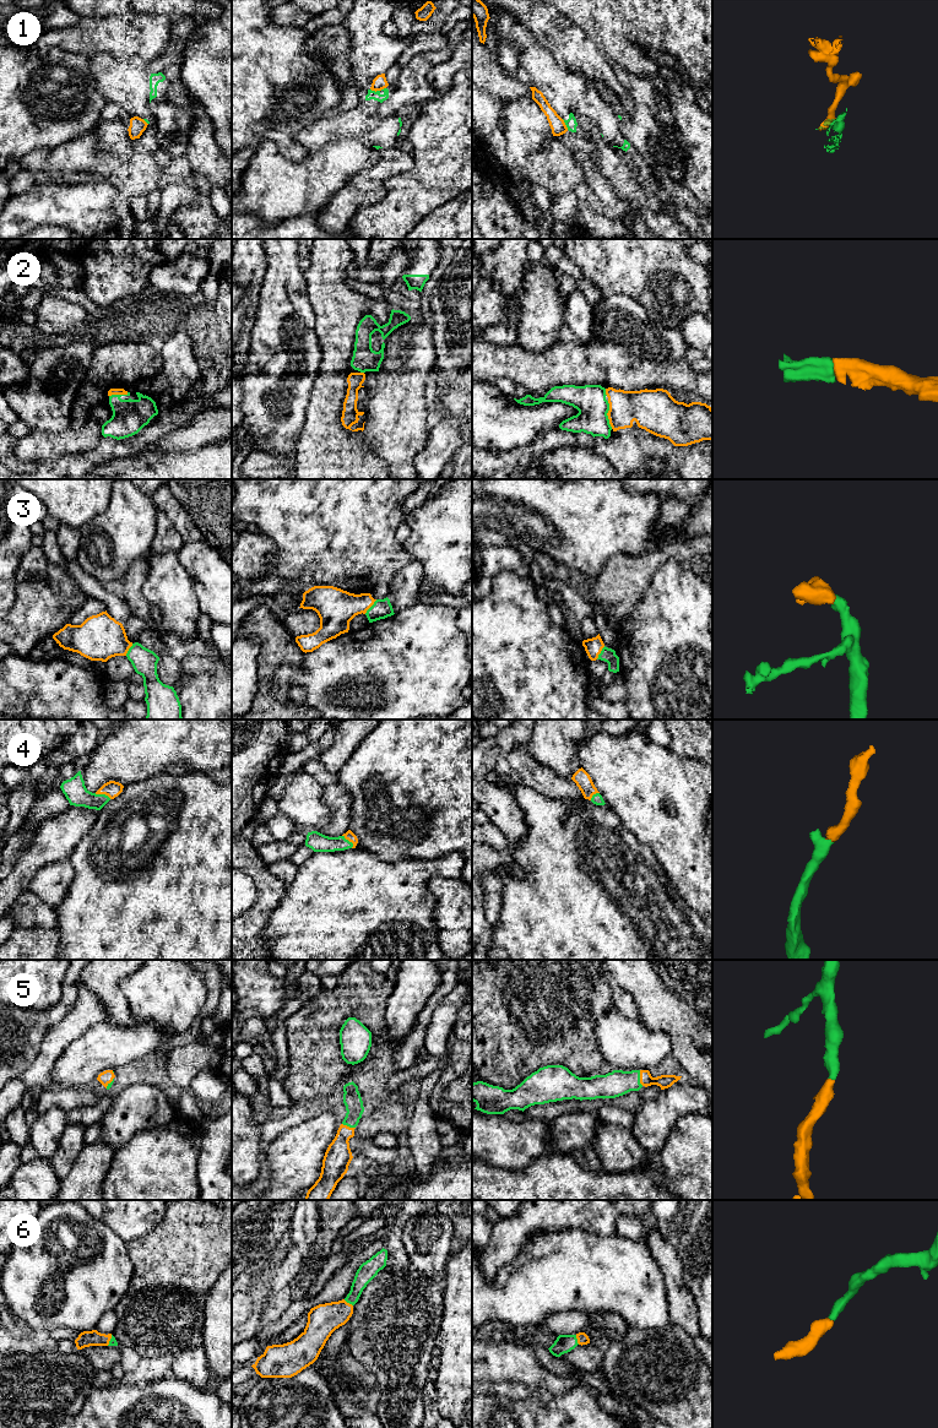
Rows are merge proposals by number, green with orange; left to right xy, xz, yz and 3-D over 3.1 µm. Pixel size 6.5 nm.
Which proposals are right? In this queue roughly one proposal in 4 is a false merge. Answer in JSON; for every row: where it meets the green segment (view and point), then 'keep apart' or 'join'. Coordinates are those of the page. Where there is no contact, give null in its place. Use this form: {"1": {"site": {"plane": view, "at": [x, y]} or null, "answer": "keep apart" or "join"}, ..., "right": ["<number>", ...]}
{"1": {"site": {"plane": "xz", "at": [378, 91]}, "answer": "keep apart"}, "2": {"site": {"plane": "yz", "at": [606, 414]}, "answer": "join"}, "3": {"site": {"plane": "xz", "at": [370, 607]}, "answer": "join"}, "4": {"site": {"plane": "xz", "at": [348, 841]}, "answer": "join"}, "5": {"site": {"plane": "yz", "at": [639, 1078]}, "answer": "join"}, "6": {"site": {"plane": "yz", "at": [576, 1340]}, "answer": "join"}, "right": ["2", "3", "4", "5", "6"]}

